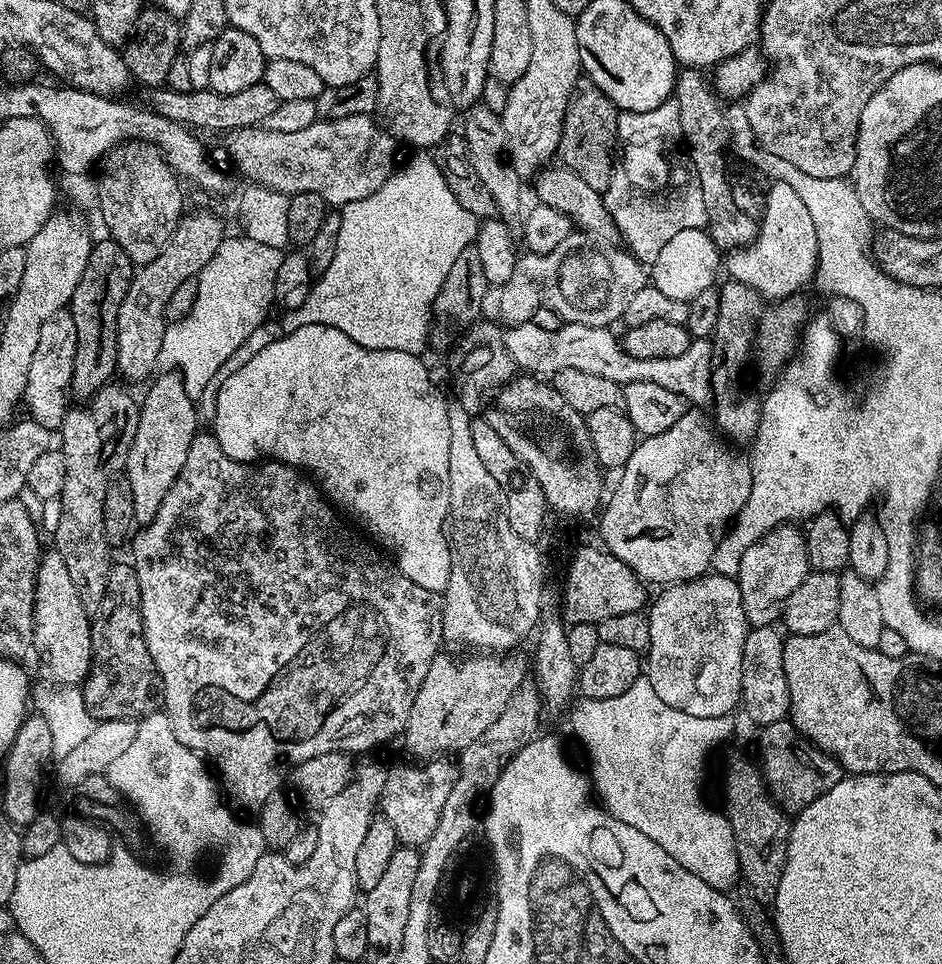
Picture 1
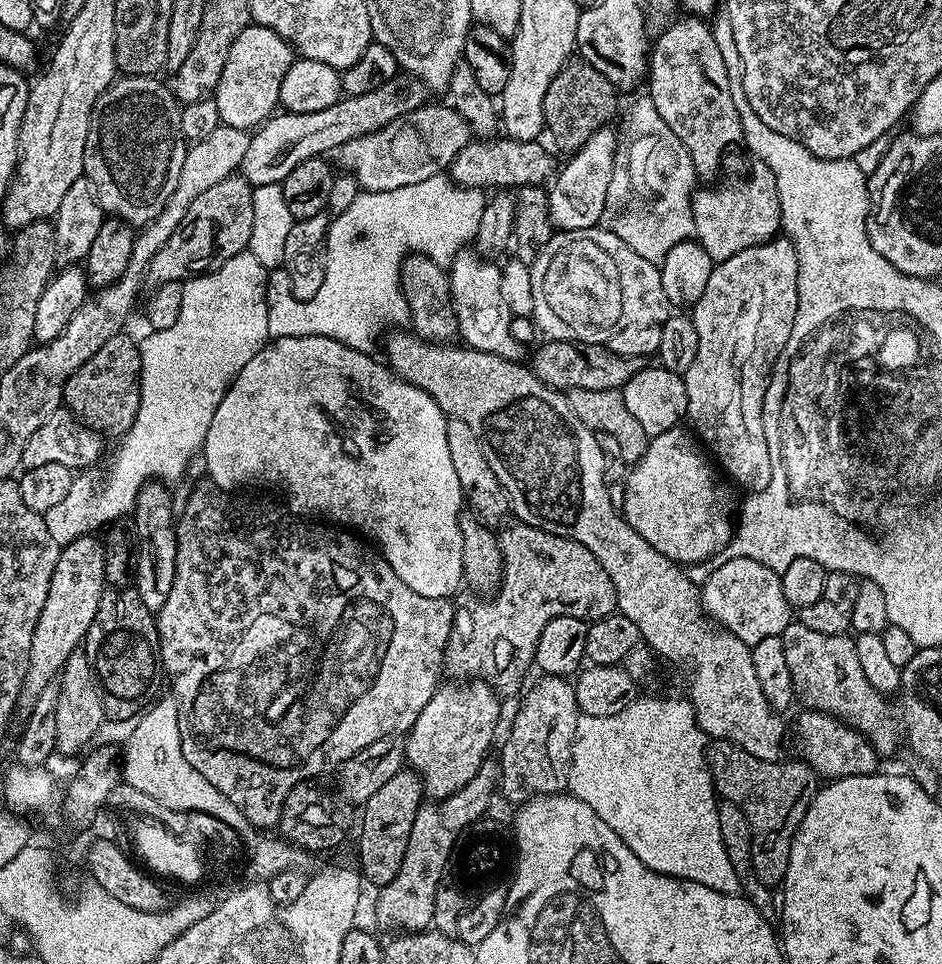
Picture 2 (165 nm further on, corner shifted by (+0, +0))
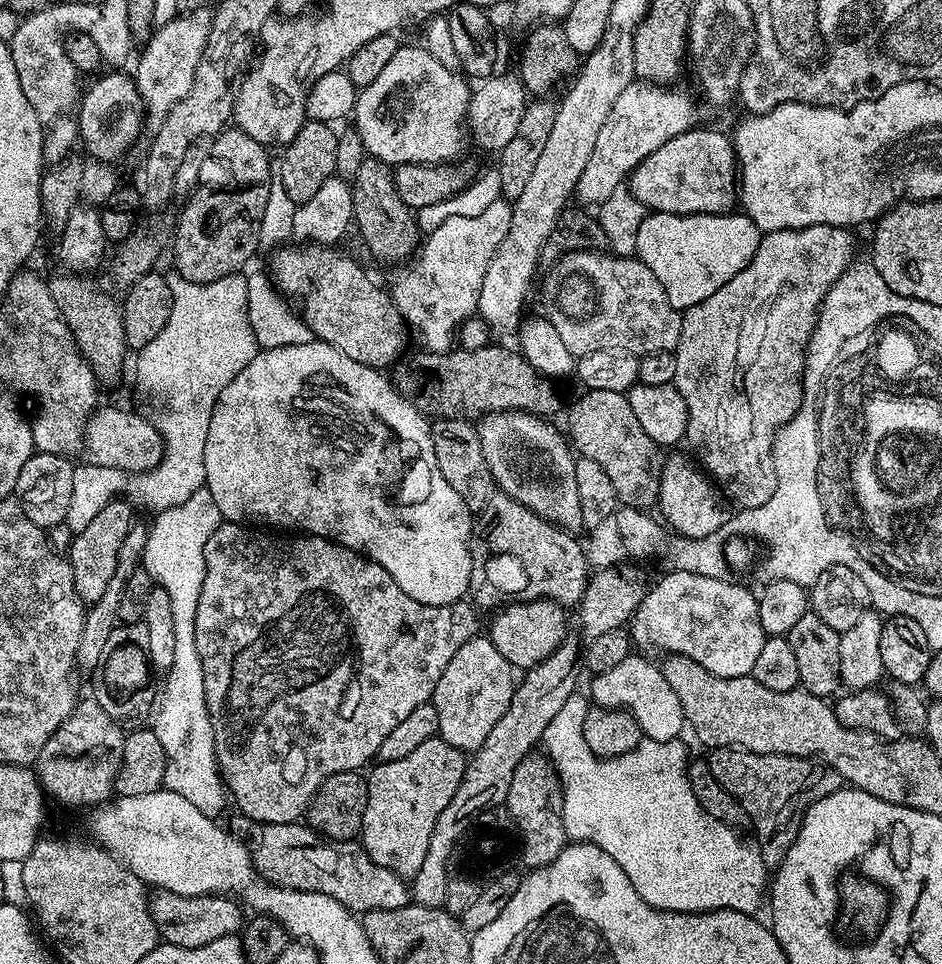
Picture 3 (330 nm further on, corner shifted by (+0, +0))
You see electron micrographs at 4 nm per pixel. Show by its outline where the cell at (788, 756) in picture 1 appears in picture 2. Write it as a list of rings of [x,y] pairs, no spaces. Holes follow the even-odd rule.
[[[800,710],[796,716],[796,744],[800,747],[799,759],[809,764],[817,777],[828,782],[847,776],[873,775],[882,763],[880,753],[867,737],[858,729],[851,728],[846,721],[825,712]]]

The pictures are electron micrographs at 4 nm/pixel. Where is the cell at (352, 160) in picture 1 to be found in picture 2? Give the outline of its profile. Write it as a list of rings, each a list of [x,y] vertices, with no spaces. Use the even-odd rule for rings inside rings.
[[[425,103],[422,108],[407,112],[400,119],[390,122],[377,132],[362,134],[339,148],[340,164],[347,175],[353,176],[366,192],[389,192],[398,186],[414,186],[414,182],[426,182],[426,178],[441,175],[442,170],[451,169],[452,159],[470,142],[469,128],[465,120],[447,103]]]

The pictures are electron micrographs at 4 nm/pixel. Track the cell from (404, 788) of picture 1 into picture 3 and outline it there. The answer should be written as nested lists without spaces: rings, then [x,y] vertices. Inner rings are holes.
[[[477,634],[470,638],[457,650],[454,658],[450,658],[450,666],[446,666],[442,678],[438,678],[438,686],[434,690],[430,703],[438,710],[438,734],[446,742],[460,749],[465,754],[471,754],[482,746],[489,738],[490,730],[498,723],[498,718],[506,714],[506,710],[512,701],[514,691],[514,669],[502,654],[498,654],[498,646],[487,635]]]

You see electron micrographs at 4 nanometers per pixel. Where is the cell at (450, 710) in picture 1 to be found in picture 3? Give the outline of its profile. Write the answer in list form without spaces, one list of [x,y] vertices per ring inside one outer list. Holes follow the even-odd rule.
[[[494,494],[490,502],[475,517],[472,525],[472,582],[470,596],[477,609],[495,609],[509,603],[510,598],[526,600],[552,600],[561,606],[575,606],[582,598],[590,579],[588,557],[583,543],[575,540],[571,531],[540,517],[534,510],[519,504],[512,496]]]

